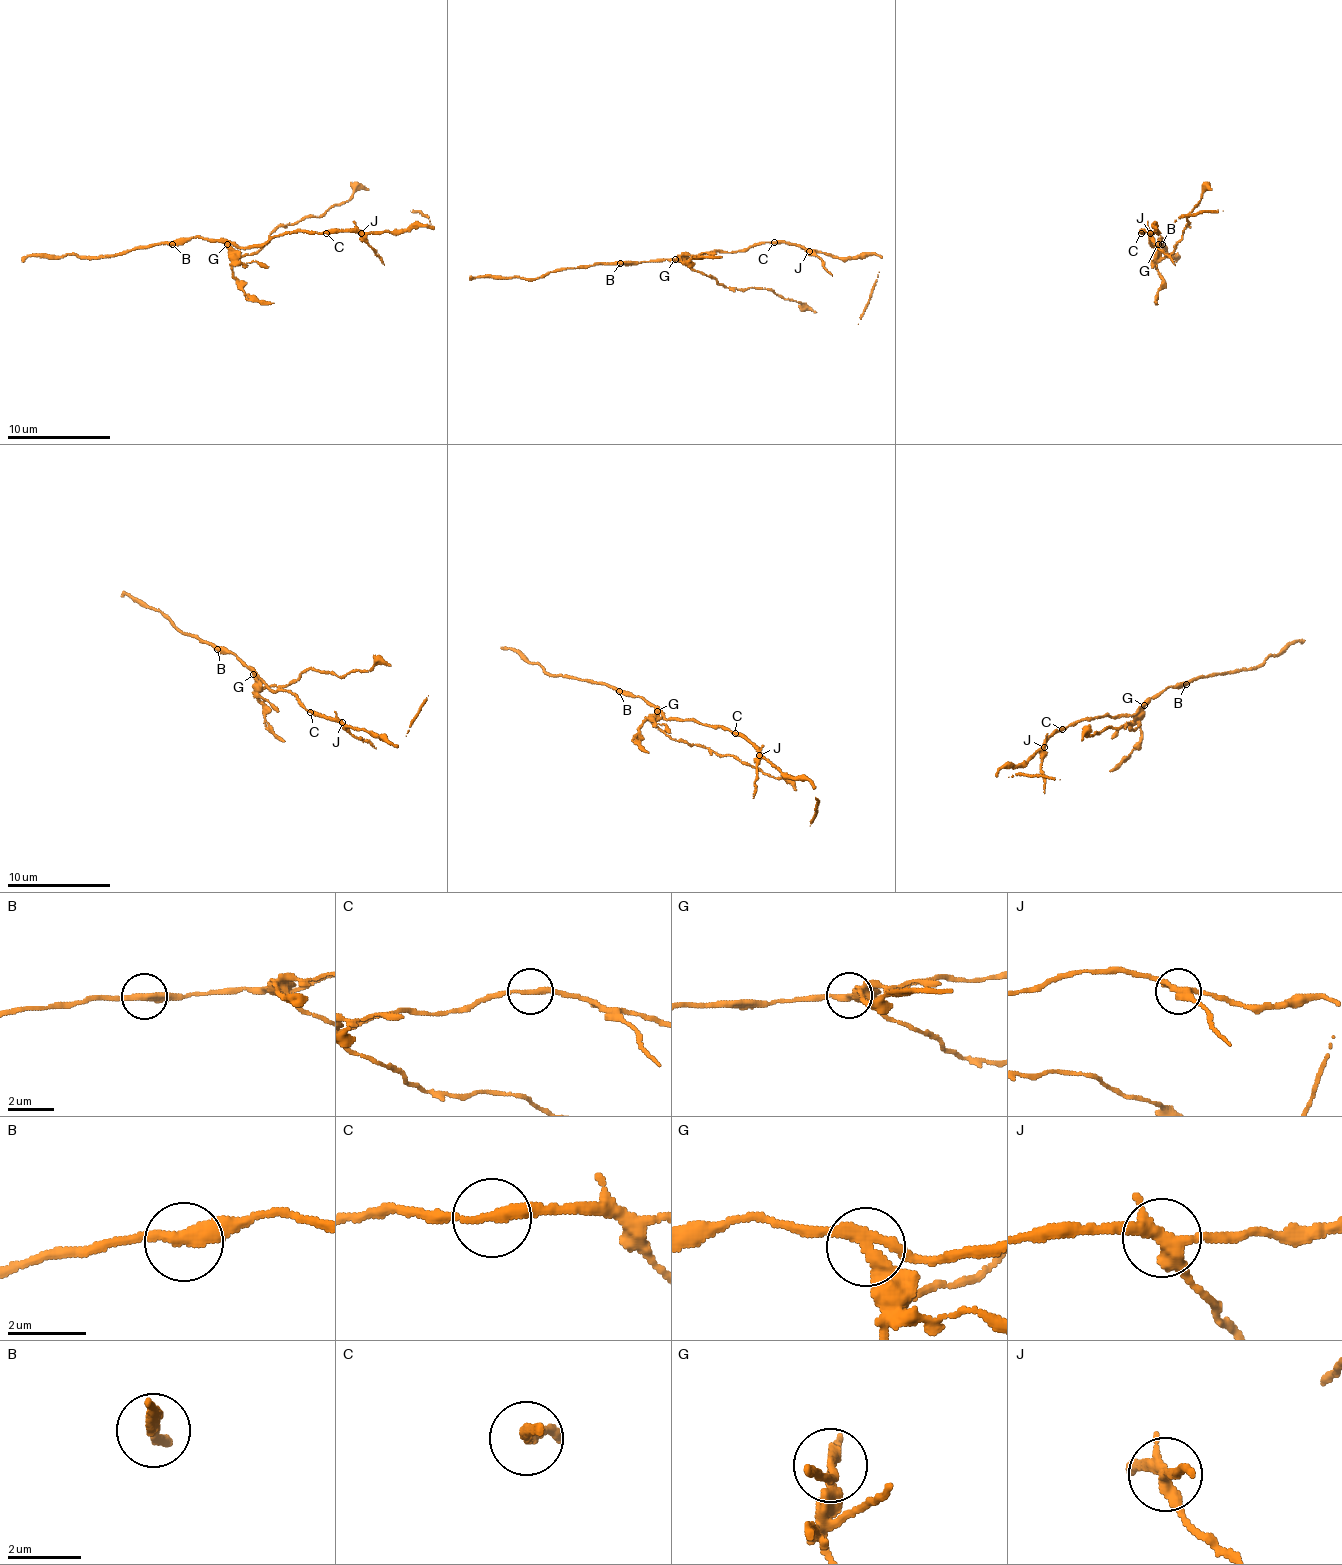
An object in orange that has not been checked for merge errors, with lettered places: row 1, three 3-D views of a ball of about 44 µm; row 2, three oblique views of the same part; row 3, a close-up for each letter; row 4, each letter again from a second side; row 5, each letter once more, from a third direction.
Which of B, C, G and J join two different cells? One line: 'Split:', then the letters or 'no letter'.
Split: G, J

